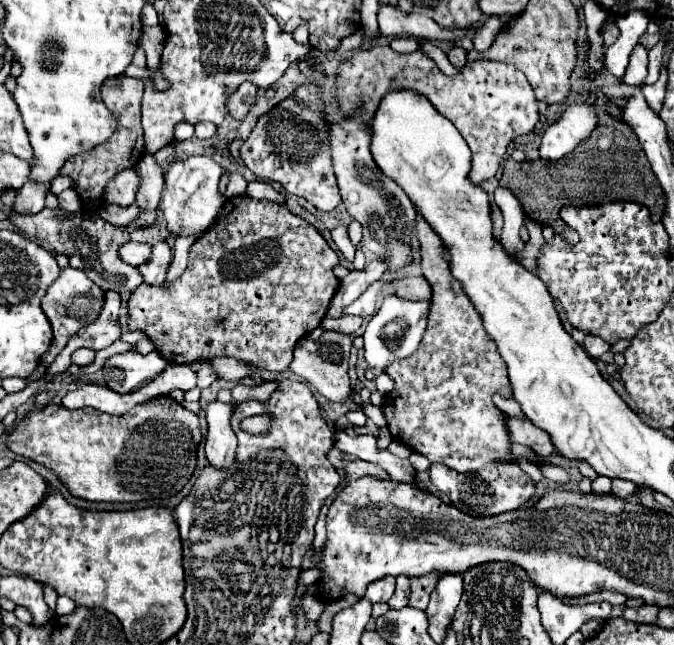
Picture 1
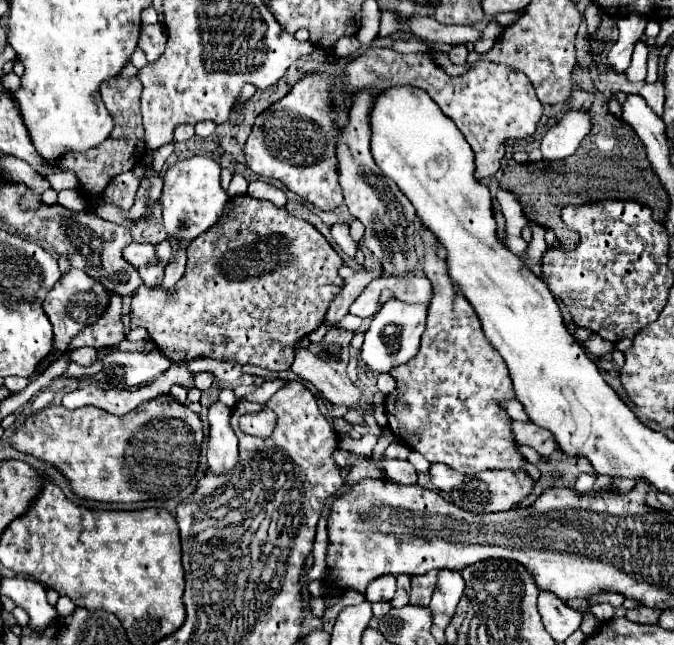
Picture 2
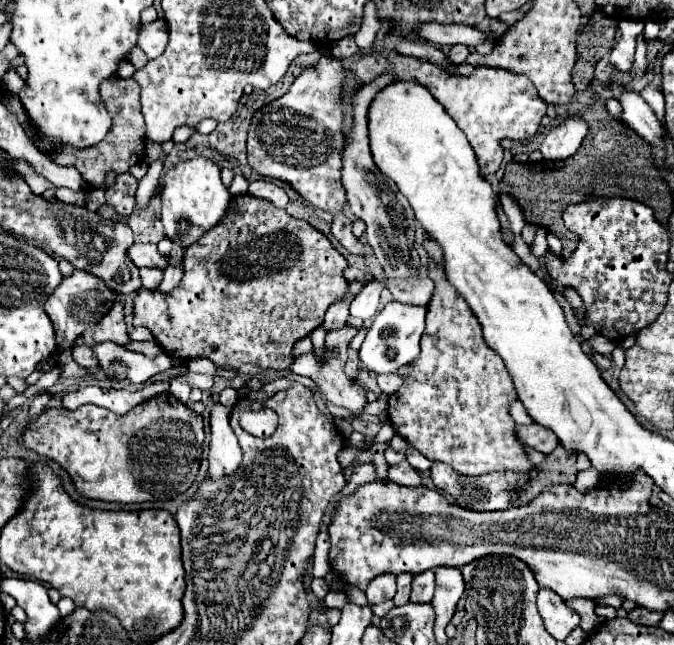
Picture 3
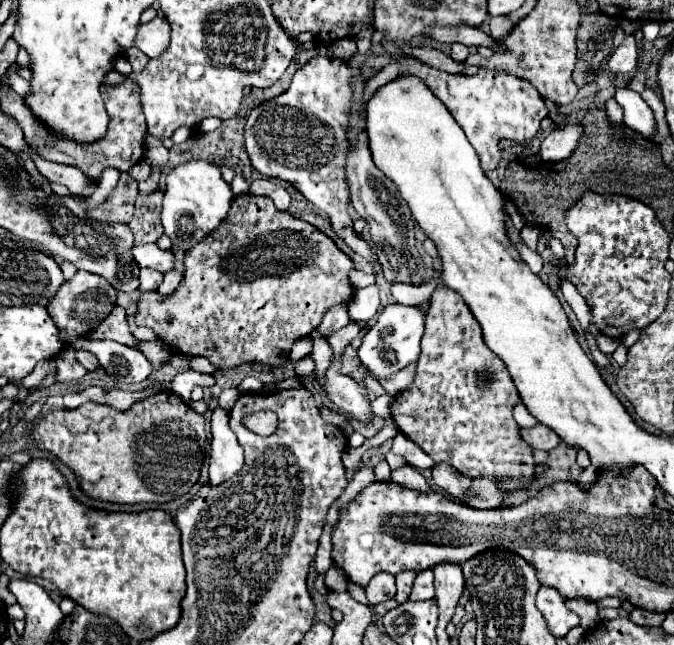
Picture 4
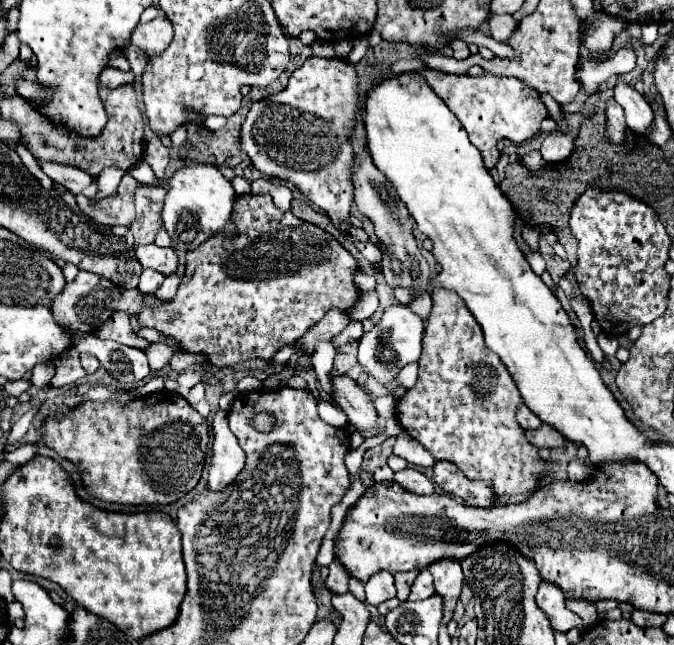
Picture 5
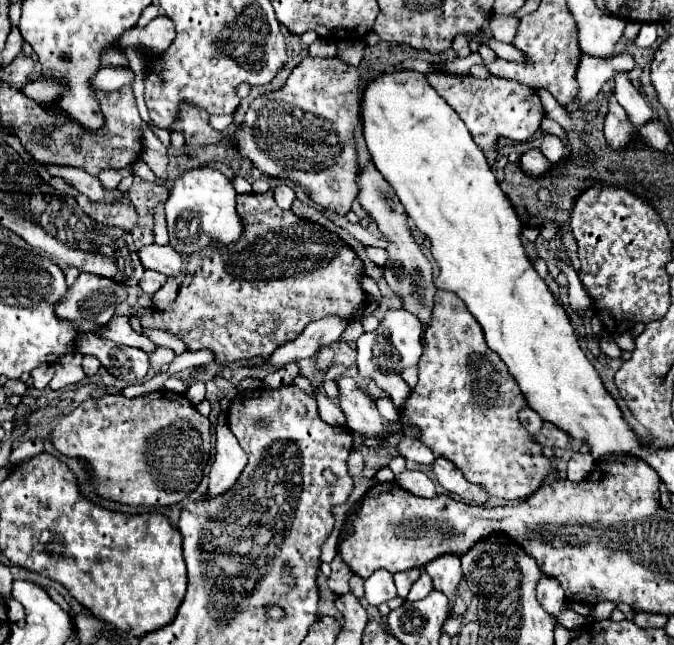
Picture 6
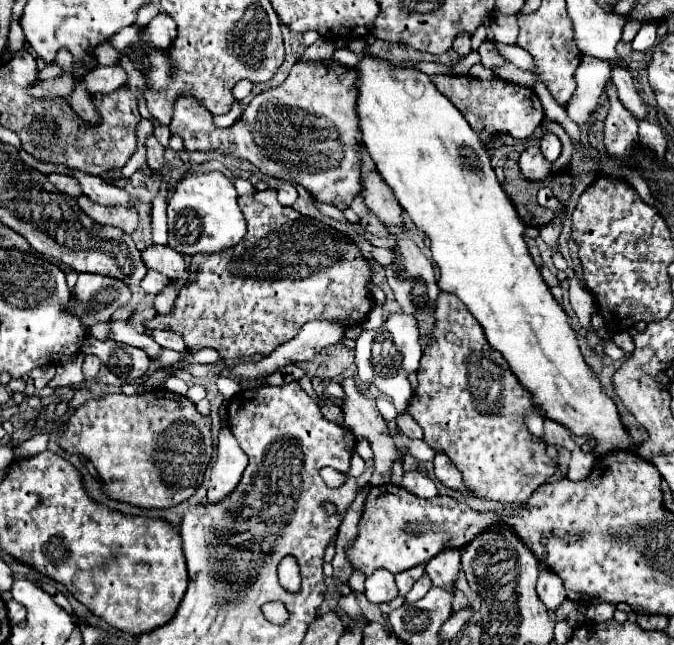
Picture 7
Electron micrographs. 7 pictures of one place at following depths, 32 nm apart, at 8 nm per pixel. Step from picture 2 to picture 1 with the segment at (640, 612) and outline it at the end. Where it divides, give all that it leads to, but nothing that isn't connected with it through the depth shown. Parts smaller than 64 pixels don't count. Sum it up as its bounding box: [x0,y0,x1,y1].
[624,606,658,624]

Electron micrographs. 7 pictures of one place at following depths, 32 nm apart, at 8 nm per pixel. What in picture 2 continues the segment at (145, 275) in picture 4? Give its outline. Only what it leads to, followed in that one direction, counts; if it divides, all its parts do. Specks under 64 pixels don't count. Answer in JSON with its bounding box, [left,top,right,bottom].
[138,262,166,288]

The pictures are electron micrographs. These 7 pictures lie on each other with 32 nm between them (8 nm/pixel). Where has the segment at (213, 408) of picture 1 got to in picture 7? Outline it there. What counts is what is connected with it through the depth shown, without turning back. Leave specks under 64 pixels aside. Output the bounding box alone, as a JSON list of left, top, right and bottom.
[208,426,248,502]

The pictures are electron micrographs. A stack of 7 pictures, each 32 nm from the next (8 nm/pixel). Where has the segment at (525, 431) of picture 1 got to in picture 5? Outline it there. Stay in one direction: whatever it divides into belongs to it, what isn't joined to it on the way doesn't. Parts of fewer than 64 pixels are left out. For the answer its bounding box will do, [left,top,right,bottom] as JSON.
[526,424,566,448]

